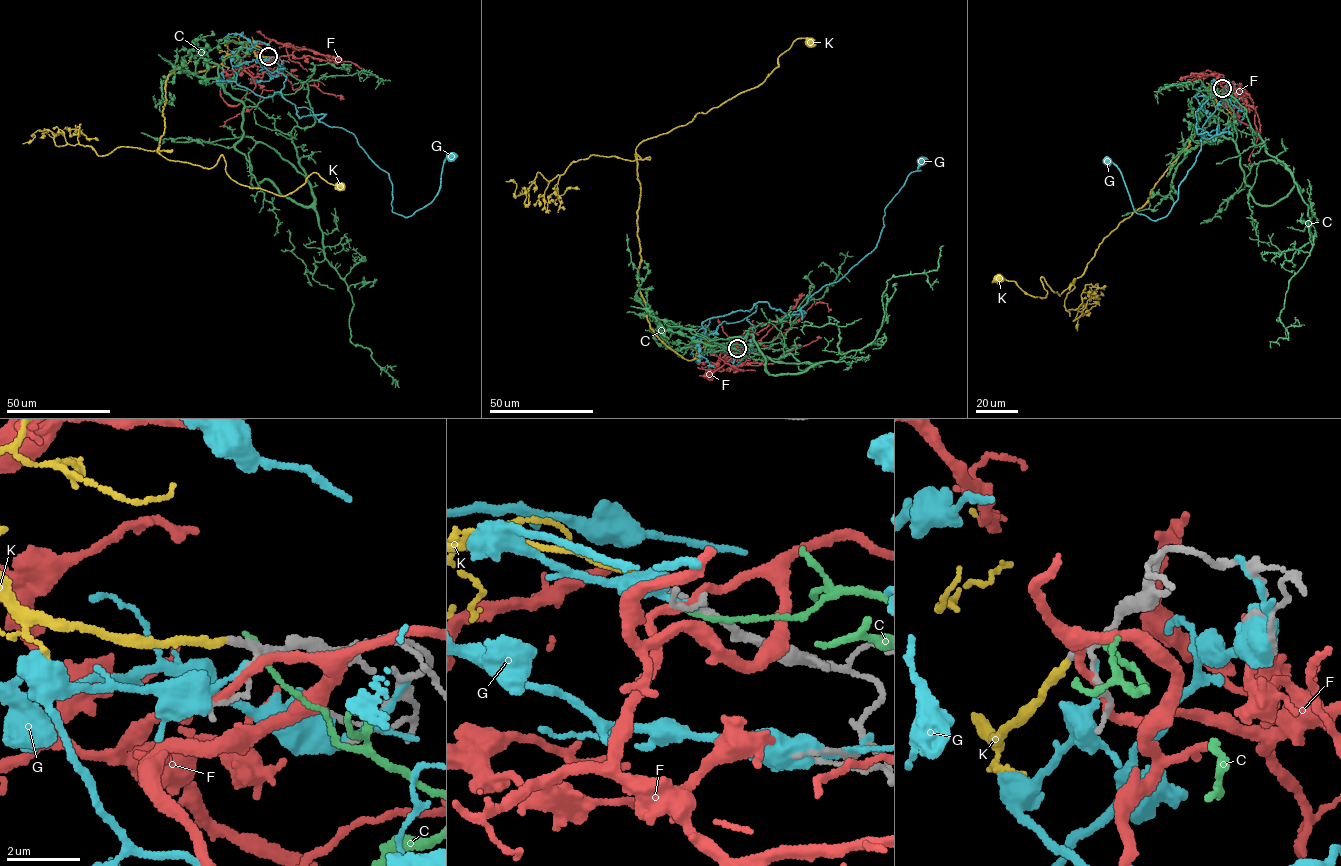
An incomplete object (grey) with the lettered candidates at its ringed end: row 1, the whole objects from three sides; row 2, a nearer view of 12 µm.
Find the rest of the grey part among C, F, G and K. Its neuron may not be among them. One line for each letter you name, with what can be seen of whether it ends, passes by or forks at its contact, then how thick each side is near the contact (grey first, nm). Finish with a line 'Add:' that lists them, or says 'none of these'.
K: it ends there; 160 nm thick on the grey side, 190 nm on the other
Add: K

